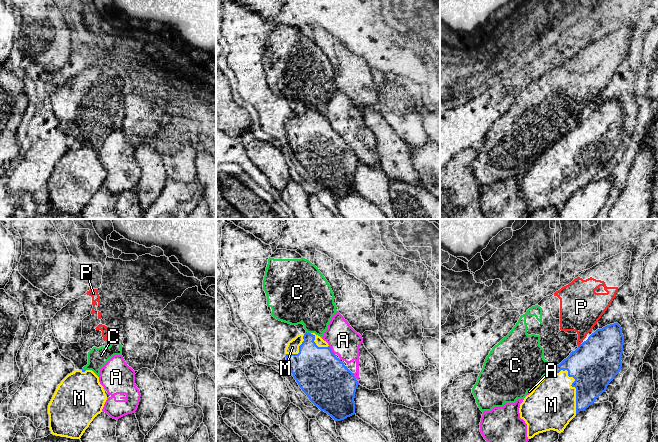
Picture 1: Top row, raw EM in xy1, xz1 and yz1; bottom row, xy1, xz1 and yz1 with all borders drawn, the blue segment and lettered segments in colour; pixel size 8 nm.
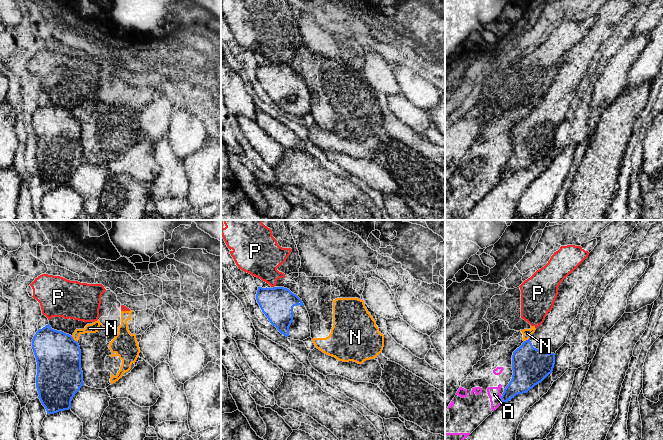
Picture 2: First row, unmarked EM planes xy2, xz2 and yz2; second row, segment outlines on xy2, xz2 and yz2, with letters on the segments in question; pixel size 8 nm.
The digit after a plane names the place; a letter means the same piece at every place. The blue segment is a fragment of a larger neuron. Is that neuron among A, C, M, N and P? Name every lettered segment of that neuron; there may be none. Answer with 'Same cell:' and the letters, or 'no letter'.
Same cell: M

